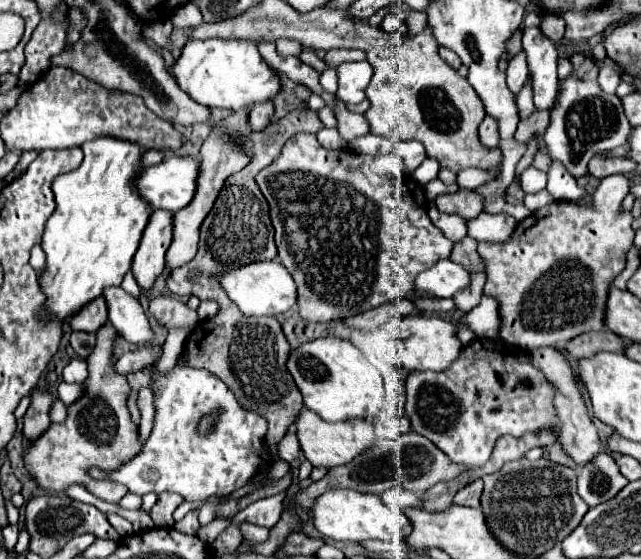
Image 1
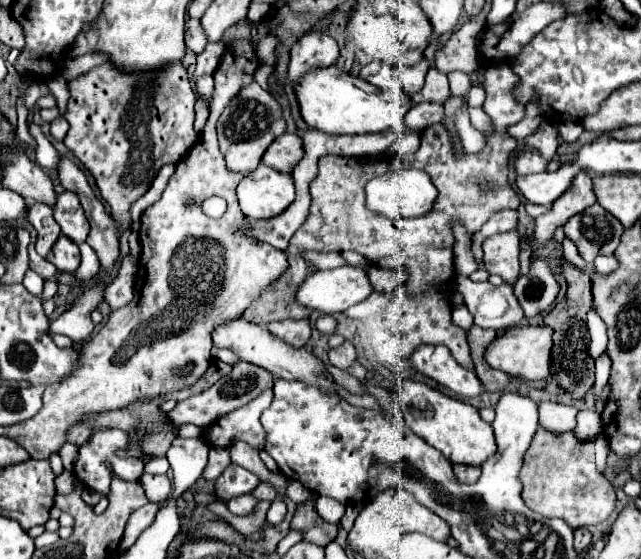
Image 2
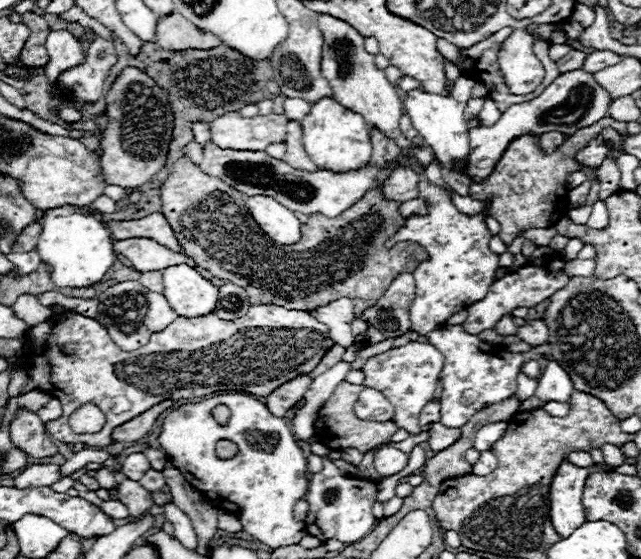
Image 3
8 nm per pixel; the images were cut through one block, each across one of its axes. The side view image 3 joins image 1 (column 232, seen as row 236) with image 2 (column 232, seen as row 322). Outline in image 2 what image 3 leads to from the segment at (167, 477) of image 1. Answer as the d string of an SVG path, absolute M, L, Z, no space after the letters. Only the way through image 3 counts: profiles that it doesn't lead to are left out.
M266 388L258 398L248 404L228 412L210 428L212 446L232 446L236 440L244 440L256 450L264 448L264 428L260 424L260 414L270 406L272 390Z

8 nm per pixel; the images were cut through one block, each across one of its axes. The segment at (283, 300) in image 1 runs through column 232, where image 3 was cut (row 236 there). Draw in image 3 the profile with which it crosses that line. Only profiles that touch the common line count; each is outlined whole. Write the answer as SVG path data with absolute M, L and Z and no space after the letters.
M252 196L246 198L246 206L262 232L268 234L278 246L292 246L296 240L300 240L302 222L292 210L284 208L274 198Z

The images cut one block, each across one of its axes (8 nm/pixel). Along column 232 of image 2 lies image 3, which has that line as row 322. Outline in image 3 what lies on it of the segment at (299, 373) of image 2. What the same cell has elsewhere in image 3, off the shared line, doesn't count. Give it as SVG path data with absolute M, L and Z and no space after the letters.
M350 298L334 300L328 306L318 308L312 316L328 326L328 336L332 336L332 340L336 344L340 344L344 348L354 344L350 324L356 318L356 314L354 314L354 302Z

